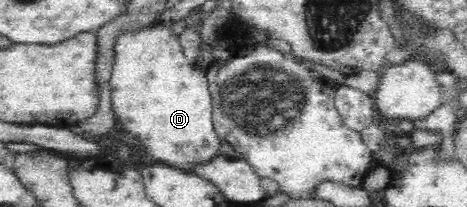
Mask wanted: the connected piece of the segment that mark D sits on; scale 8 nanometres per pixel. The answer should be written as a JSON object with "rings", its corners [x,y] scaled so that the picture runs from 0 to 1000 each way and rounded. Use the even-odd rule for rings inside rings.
{"rings":[[[330,106],[253,169],[233,391],[238,517],[266,628],[313,715],[334,787],[407,821],[482,725],[456,623],[445,386],[398,275],[383,169],[370,169],[364,135]]]}

